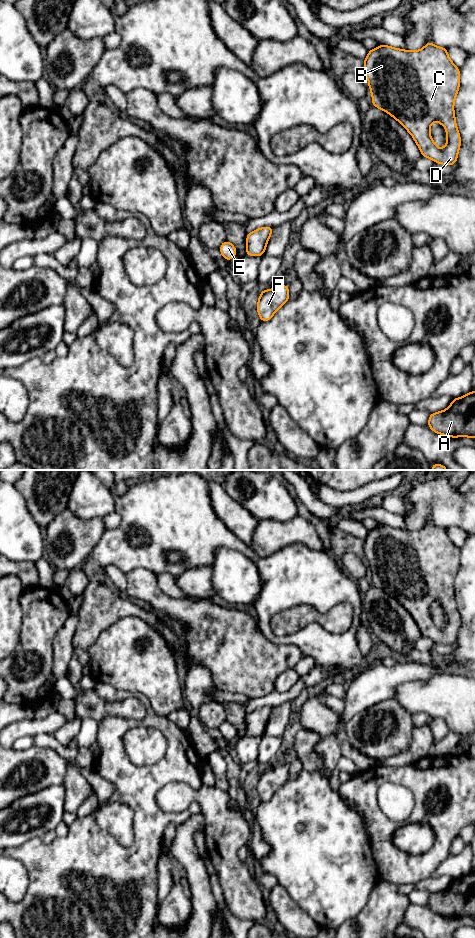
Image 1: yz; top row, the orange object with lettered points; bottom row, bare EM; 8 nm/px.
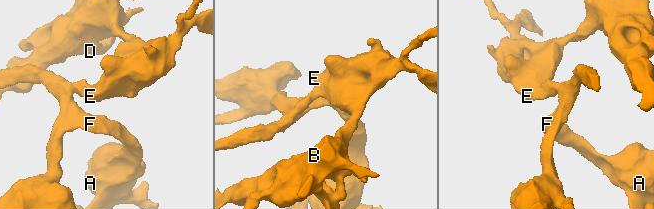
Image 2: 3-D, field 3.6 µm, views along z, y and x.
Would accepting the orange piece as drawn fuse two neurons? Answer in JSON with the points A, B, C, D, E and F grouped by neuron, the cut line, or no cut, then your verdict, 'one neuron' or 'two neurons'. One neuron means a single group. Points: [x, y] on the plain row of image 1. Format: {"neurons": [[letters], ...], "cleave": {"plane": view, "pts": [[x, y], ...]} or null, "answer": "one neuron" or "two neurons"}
{"neurons": [["A", "B", "C", "D", "E", "F"]], "cleave": null, "answer": "one neuron"}

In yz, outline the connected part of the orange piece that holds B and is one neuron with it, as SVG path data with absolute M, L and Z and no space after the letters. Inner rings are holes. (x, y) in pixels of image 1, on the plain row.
M431 521L417 531L383 524L369 530L363 544L373 586L390 594L403 605L412 615L422 636L438 644L455 645L461 626L454 594L454 581L460 566L460 549L449 538L447 528L437 527ZM434 601L447 609L447 623L443 629L439 629L430 616L430 606Z

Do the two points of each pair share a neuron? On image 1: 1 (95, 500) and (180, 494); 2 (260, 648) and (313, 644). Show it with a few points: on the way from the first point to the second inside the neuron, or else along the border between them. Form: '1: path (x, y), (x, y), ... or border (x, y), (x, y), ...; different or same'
1: border (116, 495), (115, 510); different
2: border (272, 642), (294, 644), (302, 655); different

